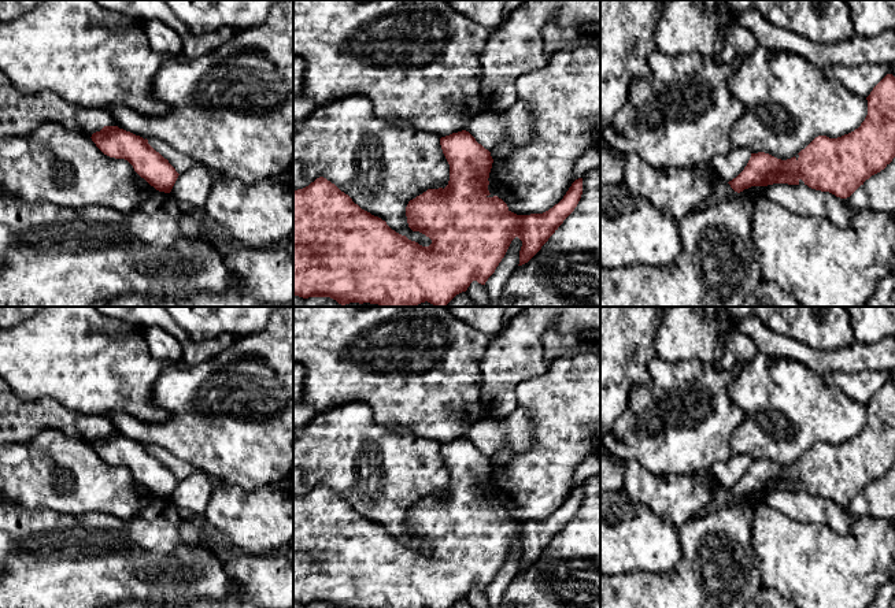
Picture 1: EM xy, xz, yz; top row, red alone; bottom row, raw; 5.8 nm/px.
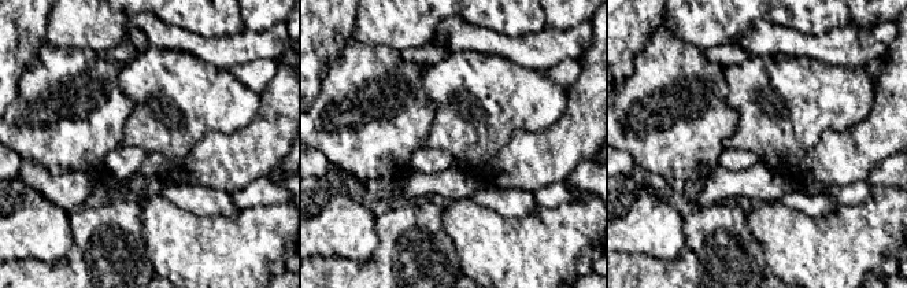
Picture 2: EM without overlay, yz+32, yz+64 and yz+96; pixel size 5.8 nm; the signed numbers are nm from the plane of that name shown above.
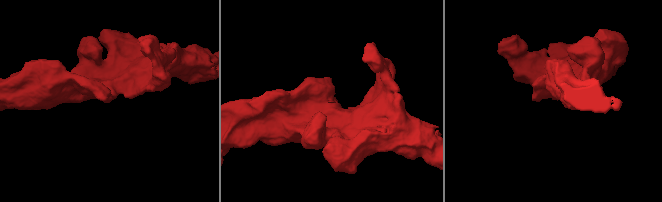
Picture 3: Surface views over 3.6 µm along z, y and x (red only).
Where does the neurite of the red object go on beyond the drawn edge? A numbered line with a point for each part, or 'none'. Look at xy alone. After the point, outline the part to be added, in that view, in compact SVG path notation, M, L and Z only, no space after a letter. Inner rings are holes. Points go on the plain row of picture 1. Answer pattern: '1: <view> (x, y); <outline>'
none

